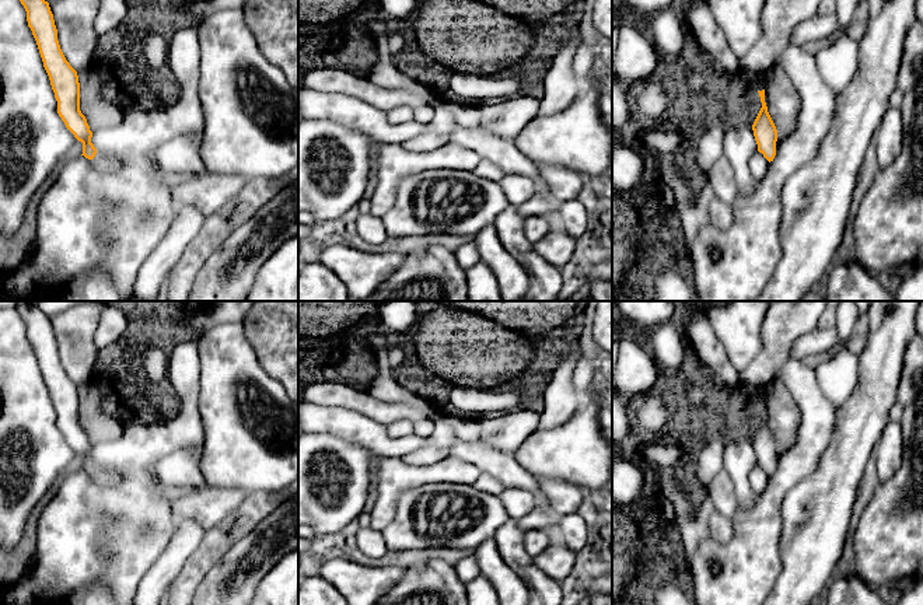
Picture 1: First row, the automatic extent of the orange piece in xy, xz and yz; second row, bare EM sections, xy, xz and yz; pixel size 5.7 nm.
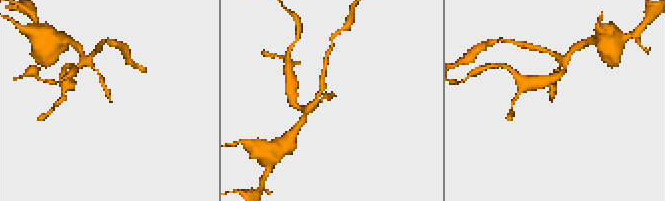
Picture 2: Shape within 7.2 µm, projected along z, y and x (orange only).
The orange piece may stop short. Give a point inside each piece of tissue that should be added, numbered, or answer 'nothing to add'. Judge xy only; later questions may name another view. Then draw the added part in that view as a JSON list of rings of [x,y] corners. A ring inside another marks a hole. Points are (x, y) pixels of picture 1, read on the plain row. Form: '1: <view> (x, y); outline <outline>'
1: xy (102, 476); outline [[[97,465],[95,471],[91,473],[92,479],[95,483],[101,485],[101,486],[116,486],[120,482],[119,475],[105,469],[105,468],[99,468]]]

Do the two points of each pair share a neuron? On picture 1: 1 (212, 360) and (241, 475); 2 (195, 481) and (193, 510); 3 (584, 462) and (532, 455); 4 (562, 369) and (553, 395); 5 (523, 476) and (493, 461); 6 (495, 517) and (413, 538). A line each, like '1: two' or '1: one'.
1: one
2: two
3: one
4: one
5: one
6: one

